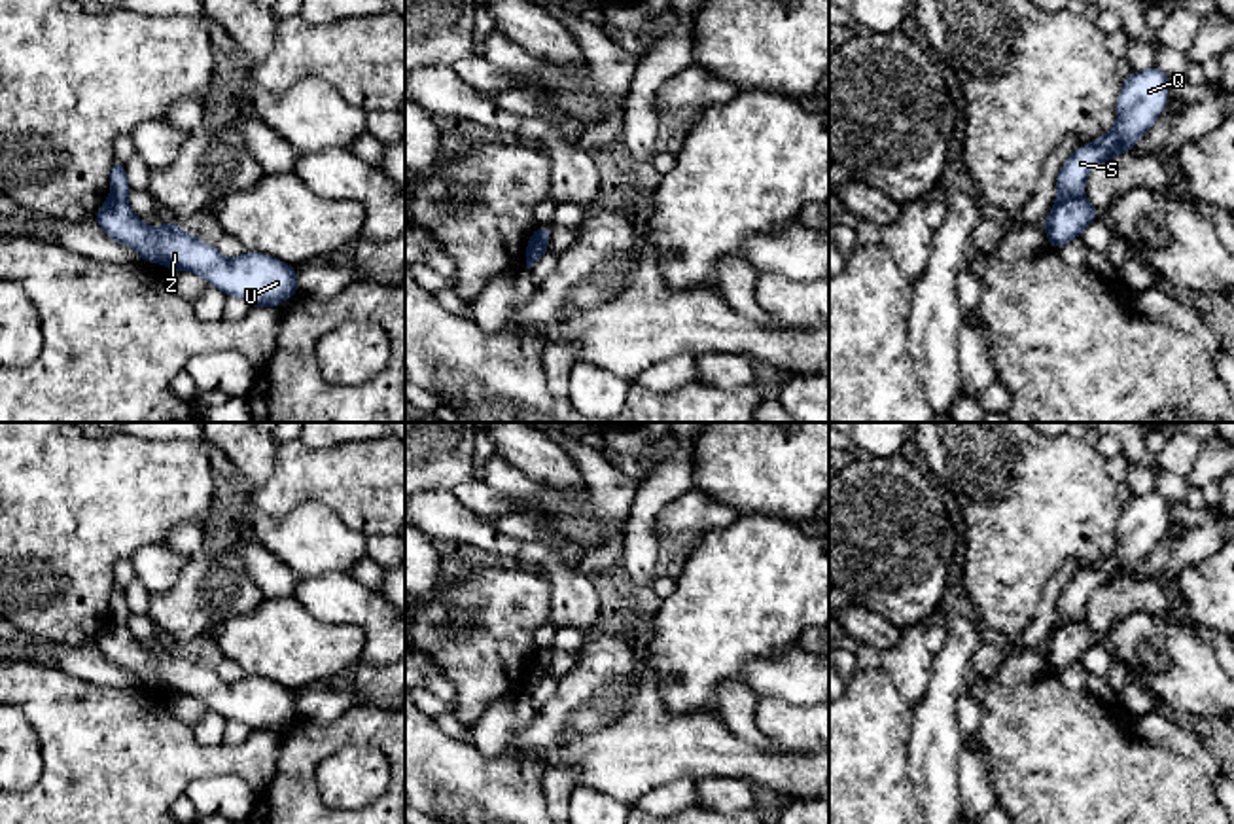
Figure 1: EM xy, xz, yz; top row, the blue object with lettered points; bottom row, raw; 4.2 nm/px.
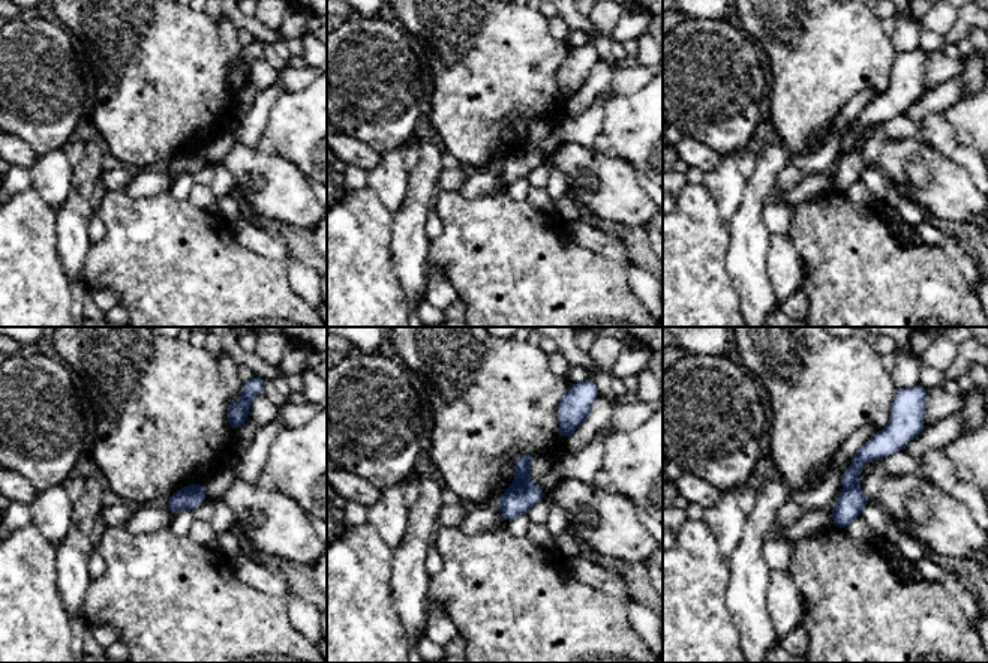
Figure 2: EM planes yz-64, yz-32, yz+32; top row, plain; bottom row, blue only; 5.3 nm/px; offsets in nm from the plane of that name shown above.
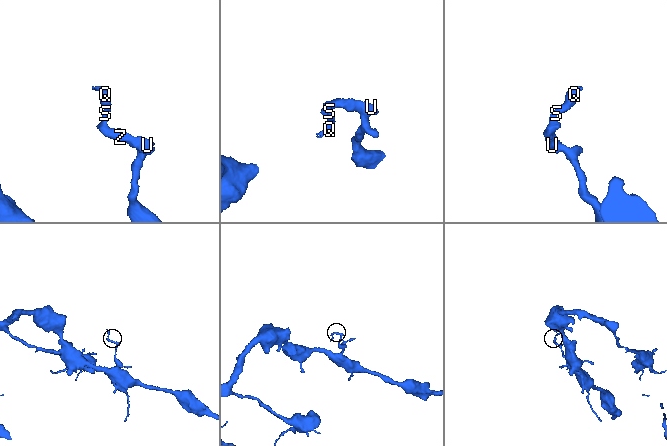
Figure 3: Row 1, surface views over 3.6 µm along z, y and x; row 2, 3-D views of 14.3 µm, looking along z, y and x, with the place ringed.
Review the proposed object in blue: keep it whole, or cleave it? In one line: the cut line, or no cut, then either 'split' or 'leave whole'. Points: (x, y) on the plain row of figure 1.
cut in yz along (1081, 616), (1058, 624); split

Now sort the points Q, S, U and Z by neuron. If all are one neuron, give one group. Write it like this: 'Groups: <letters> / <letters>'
Groups: Q S / U Z

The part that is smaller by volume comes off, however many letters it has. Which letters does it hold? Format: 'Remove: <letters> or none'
Remove: Q, S

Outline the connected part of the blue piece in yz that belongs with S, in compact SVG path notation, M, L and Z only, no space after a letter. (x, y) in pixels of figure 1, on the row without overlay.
M1151 491L1130 496L1117 523L1117 549L1096 566L1079 570L1064 587L1056 602L1056 619L1071 621L1084 616L1084 604L1092 591L1122 576L1132 576L1136 564L1145 559L1168 525L1170 500Z

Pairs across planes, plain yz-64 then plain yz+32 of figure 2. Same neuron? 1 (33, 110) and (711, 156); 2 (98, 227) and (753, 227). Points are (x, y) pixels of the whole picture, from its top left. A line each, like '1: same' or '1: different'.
1: different
2: different

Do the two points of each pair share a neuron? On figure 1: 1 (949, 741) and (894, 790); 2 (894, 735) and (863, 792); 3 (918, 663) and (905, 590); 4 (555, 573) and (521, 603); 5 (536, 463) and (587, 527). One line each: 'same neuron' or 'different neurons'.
1: different neurons
2: same neuron
3: different neurons
4: different neurons
5: different neurons

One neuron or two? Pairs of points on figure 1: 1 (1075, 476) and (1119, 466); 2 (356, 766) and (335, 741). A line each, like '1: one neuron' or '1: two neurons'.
1: two neurons
2: two neurons

